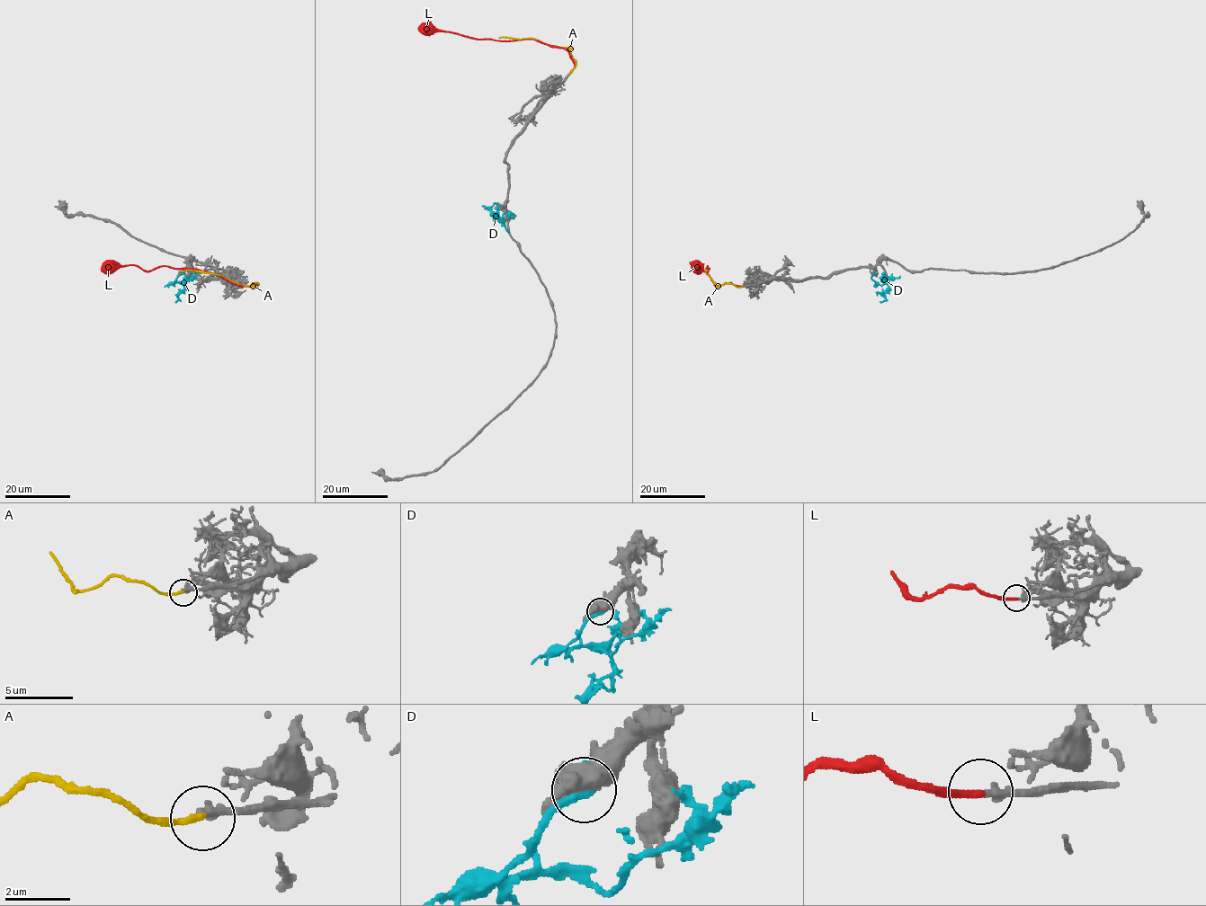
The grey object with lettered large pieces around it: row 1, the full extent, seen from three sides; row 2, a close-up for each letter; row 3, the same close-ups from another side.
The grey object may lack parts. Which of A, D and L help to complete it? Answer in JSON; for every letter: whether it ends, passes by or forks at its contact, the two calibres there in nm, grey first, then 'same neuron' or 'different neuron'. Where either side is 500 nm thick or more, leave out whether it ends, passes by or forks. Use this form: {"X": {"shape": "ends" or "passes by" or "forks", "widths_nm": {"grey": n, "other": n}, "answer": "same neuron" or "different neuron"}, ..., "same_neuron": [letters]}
{"A": {"shape": "ends", "widths_nm": {"grey": 260, "other": 200}, "answer": "different neuron"}, "D": {"widths_nm": {"grey": 650, "other": 360}, "answer": "different neuron"}, "L": {"shape": "ends", "widths_nm": {"grey": 240, "other": 240}, "answer": "same neuron"}, "same_neuron": ["L"]}

